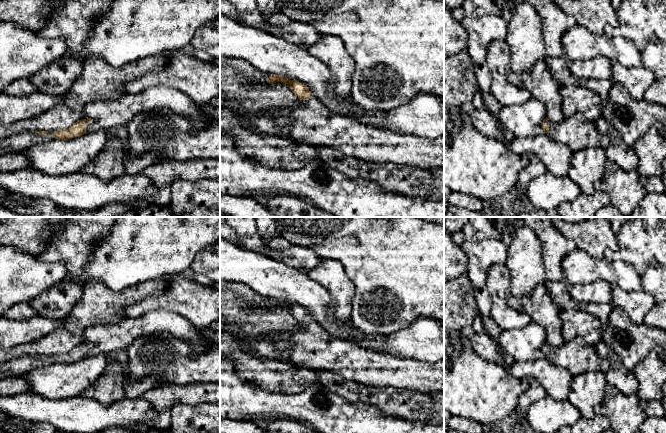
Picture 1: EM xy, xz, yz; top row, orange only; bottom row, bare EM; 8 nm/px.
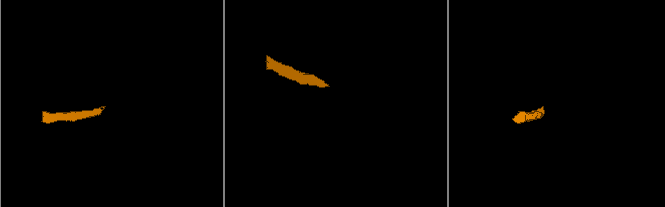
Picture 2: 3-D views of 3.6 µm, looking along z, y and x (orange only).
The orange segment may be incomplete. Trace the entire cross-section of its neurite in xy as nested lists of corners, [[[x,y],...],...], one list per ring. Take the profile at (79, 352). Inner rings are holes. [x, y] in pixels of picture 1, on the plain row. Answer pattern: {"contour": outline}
{"contour": [[[81,343],[67,353],[47,355],[24,355],[0,364],[0,380],[8,377],[19,377],[24,373],[45,365],[55,363],[72,363],[86,357],[87,352],[92,347],[91,343]]]}

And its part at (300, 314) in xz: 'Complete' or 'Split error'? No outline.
Split error

